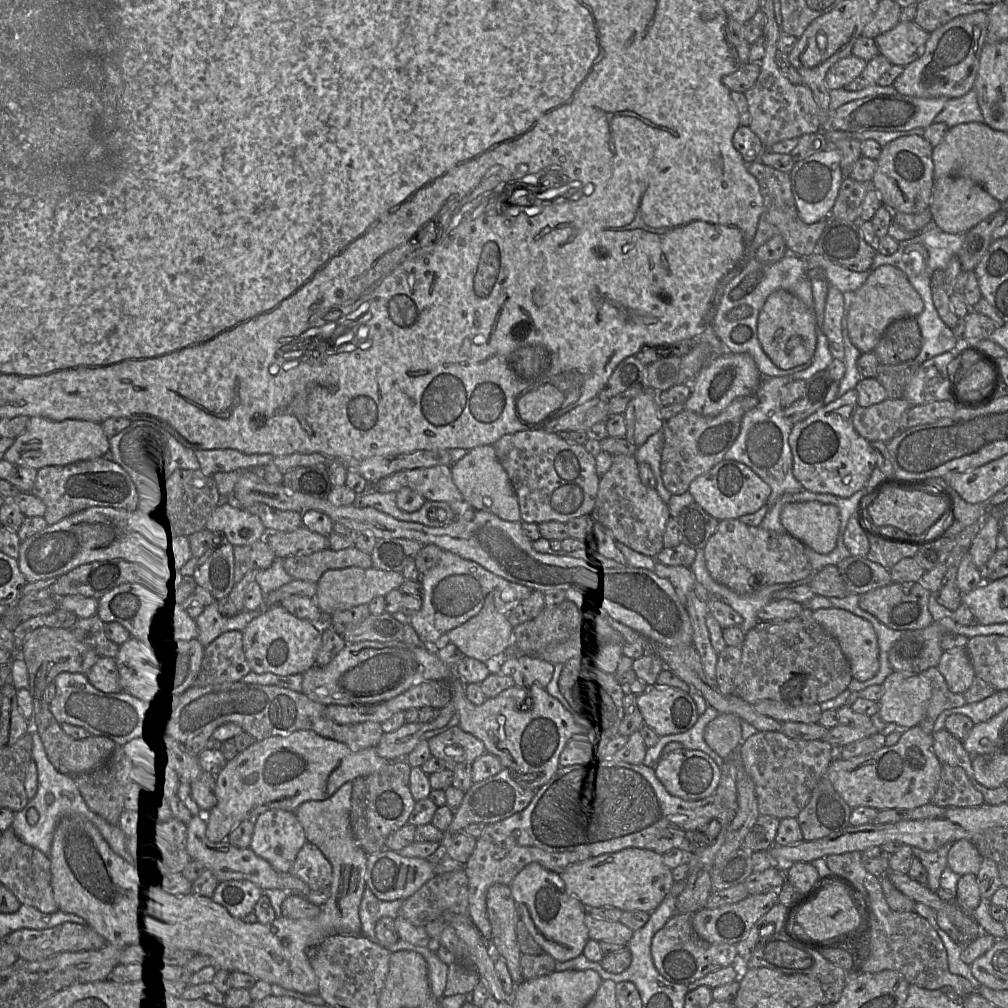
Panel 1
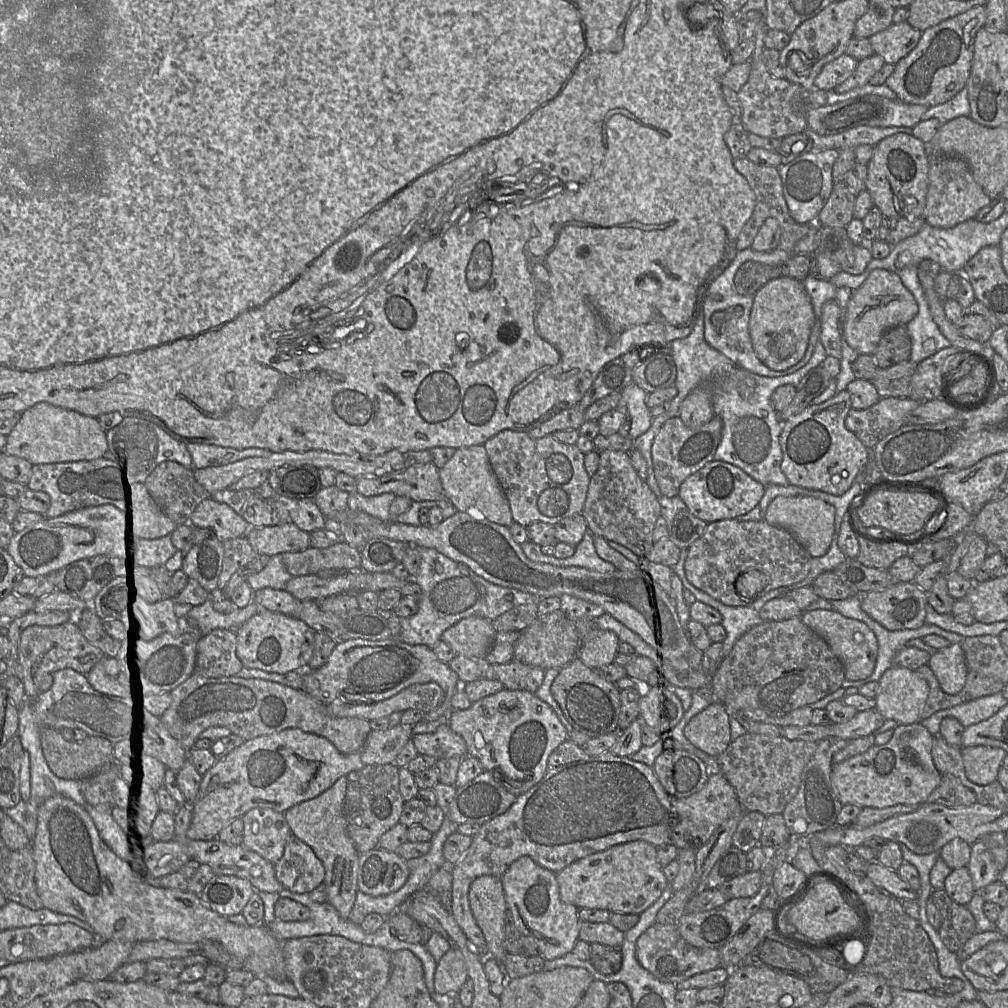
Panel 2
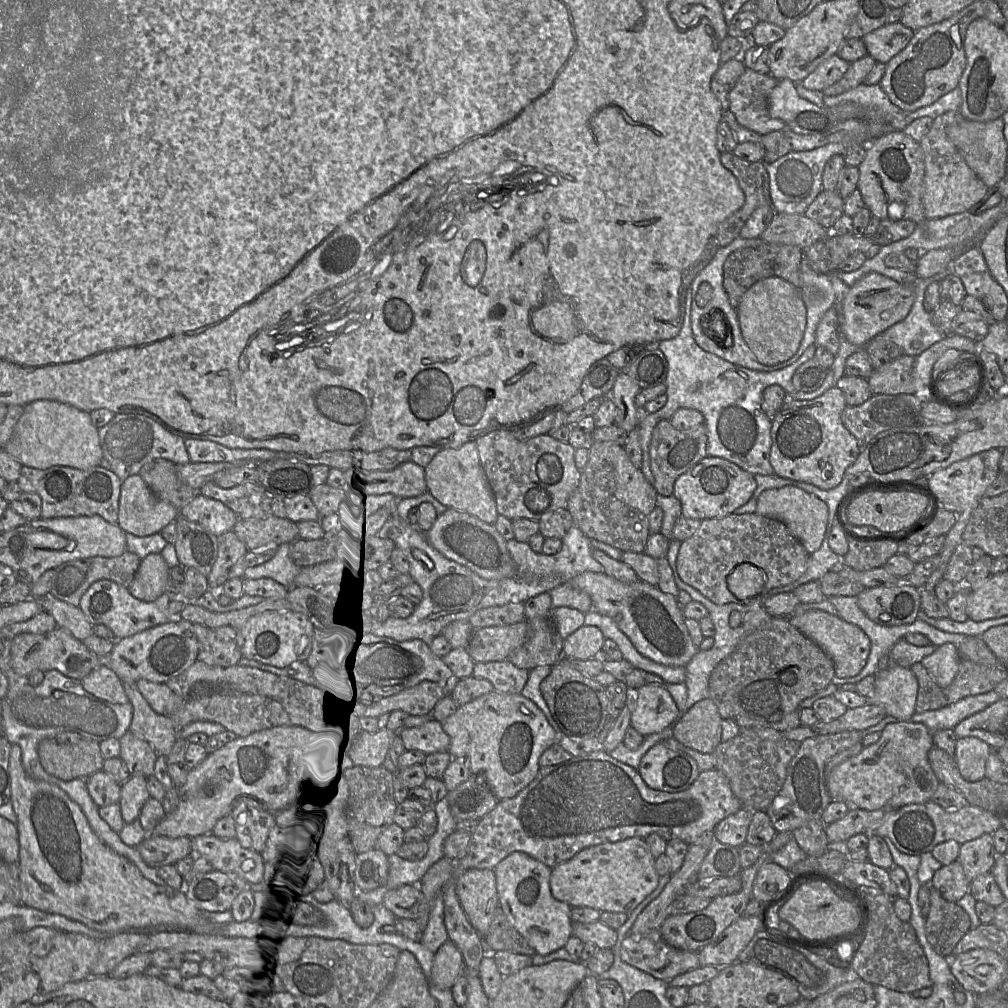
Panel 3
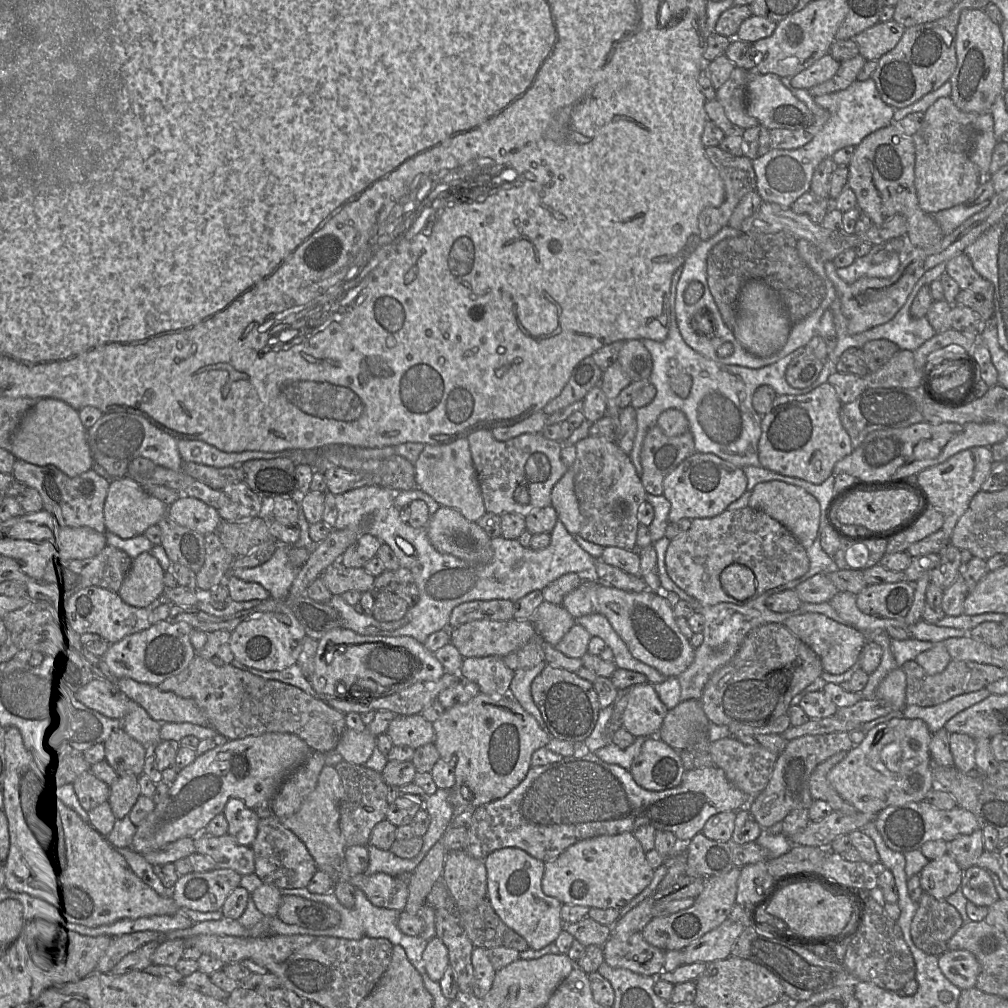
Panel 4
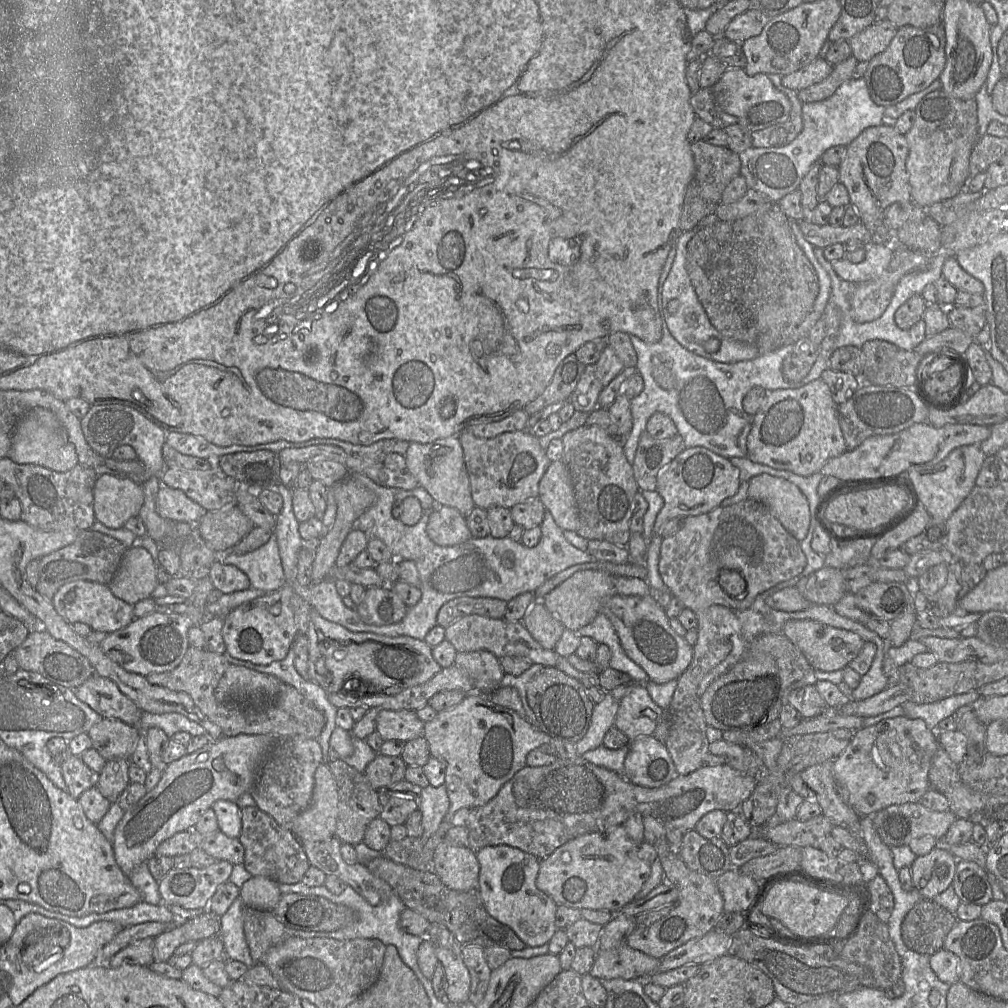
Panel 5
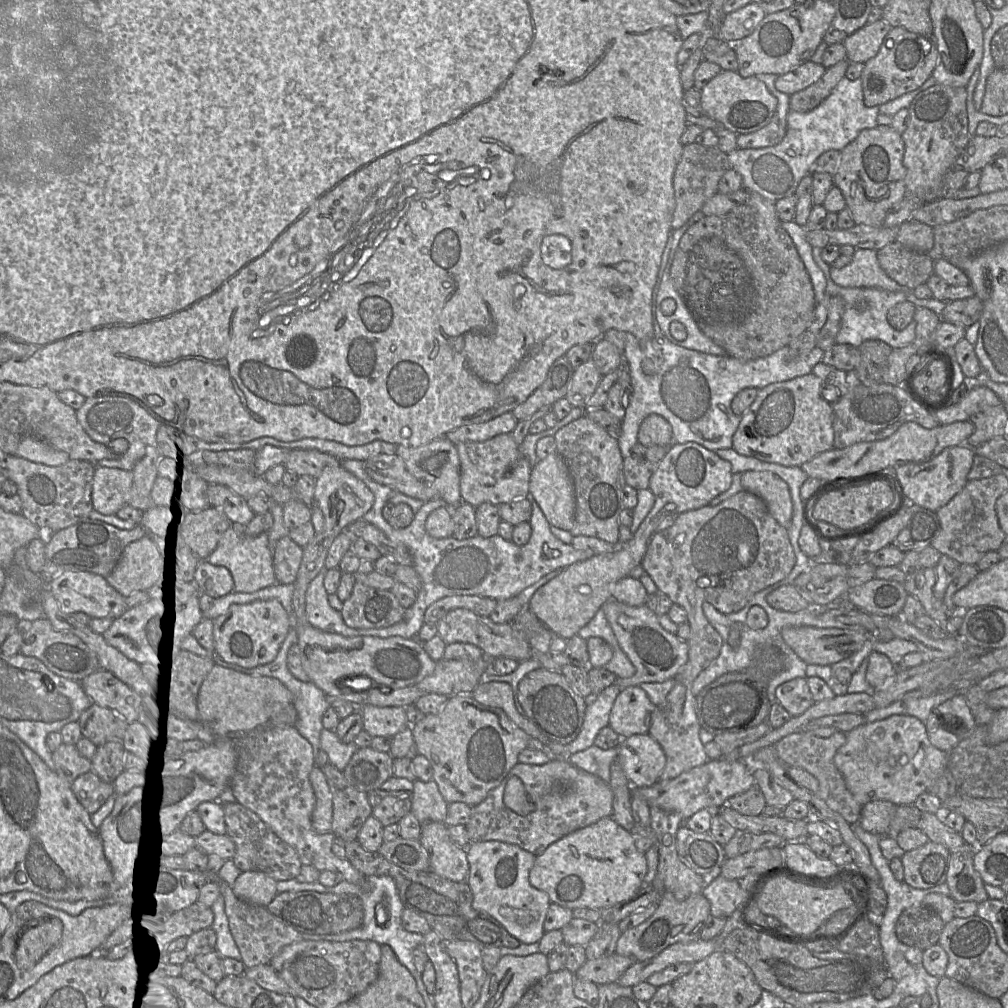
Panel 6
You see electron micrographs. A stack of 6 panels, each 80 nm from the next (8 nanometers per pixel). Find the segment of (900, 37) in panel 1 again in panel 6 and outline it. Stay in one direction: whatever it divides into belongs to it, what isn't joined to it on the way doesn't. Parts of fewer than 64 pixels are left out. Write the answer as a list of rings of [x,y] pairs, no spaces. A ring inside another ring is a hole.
[[[879,20],[867,24],[843,41],[846,49],[846,60],[851,63],[866,63],[875,57],[890,32],[891,27],[887,22]]]

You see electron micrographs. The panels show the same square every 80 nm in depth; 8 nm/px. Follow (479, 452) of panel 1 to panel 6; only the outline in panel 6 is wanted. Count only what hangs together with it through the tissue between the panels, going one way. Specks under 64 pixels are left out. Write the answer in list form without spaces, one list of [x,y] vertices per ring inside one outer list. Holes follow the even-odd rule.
[[[440,438],[419,447],[398,445],[395,454],[403,460],[407,470],[416,479],[433,491],[432,499],[441,499],[448,507],[464,502],[460,493],[459,455],[454,443],[446,438]]]

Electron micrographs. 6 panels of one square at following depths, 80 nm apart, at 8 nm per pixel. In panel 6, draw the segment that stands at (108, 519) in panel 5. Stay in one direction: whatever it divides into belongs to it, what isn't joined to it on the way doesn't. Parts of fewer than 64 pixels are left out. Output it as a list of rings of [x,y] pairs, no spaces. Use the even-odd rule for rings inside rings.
[[[97,466],[92,481],[93,510],[105,516],[116,515],[126,504],[131,483],[131,471]]]

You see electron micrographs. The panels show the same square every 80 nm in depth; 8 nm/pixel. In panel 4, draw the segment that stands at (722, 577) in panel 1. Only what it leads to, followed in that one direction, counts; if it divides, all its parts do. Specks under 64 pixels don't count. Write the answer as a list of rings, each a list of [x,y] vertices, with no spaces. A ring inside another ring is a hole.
[[[748,506],[738,510],[727,509],[714,517],[692,519],[687,531],[670,540],[665,554],[665,566],[671,580],[701,606],[713,606],[722,602],[744,606],[765,591],[803,576],[809,569],[809,559],[806,549],[779,521]],[[733,563],[747,566],[756,577],[754,594],[744,600],[737,600],[728,595],[720,583],[721,572]]]

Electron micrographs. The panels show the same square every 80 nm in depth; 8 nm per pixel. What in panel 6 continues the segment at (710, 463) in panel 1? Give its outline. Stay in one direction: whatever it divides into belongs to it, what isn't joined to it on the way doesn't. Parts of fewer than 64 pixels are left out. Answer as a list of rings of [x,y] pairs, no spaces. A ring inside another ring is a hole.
[[[636,443],[630,454],[623,459],[623,473],[626,484],[636,490],[648,489],[653,472],[669,448],[670,445],[644,446]]]

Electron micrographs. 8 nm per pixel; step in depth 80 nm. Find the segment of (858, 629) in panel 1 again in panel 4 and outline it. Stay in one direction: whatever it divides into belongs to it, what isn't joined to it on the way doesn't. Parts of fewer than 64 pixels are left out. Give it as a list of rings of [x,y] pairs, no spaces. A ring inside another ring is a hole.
[[[819,613],[793,616],[786,619],[783,624],[818,655],[824,671],[830,674],[842,674],[858,663],[866,644],[866,637],[862,632]]]

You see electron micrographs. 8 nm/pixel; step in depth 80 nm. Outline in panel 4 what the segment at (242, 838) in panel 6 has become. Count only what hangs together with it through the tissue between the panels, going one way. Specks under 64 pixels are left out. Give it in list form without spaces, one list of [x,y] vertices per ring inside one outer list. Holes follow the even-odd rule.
[[[261,814],[257,835],[251,845],[255,859],[254,874],[264,884],[279,889],[307,888],[318,867],[303,842],[285,828],[274,815]]]

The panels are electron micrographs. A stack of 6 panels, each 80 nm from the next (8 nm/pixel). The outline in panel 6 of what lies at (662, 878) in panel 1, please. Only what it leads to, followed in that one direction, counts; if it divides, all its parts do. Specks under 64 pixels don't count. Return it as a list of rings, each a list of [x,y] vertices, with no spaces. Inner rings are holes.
[[[602,818],[594,824],[562,837],[535,856],[534,865],[529,872],[529,882],[533,887],[547,893],[552,903],[570,909],[584,907],[601,910],[625,901],[643,886],[647,874],[645,855],[635,846],[634,838],[613,818]]]

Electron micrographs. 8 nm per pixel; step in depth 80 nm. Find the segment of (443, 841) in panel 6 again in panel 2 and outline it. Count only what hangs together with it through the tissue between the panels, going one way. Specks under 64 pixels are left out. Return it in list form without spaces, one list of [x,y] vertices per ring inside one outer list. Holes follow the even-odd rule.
[[[491,875],[477,877],[469,887],[468,899],[486,942],[482,958],[489,955],[502,961],[507,954],[504,947],[504,925],[508,908],[500,878]]]

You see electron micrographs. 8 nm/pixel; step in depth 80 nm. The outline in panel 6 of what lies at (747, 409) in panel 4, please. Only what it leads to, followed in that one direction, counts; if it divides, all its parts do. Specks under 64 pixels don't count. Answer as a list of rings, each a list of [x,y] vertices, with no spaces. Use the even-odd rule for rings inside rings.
[[[654,321],[655,335],[648,340],[640,340],[633,334],[626,334],[623,361],[630,375],[632,388],[626,393],[626,412],[621,421],[618,445],[623,458],[638,443],[637,436],[641,423],[650,414],[664,417],[672,426],[673,442],[684,444],[695,442],[708,450],[730,449],[733,436],[741,421],[731,409],[734,397],[746,388],[762,389],[769,384],[783,382],[812,373],[814,366],[822,362],[824,351],[815,347],[805,359],[792,359],[789,346],[784,346],[773,354],[755,360],[740,360],[728,355],[715,356],[685,349],[671,343]]]

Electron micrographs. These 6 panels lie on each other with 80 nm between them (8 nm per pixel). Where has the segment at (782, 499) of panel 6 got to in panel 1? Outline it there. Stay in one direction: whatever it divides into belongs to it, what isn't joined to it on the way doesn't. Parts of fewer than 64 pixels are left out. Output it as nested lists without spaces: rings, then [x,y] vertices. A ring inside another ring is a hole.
[[[789,503],[783,507],[780,520],[786,532],[819,554],[828,554],[836,546],[840,512],[832,504]]]

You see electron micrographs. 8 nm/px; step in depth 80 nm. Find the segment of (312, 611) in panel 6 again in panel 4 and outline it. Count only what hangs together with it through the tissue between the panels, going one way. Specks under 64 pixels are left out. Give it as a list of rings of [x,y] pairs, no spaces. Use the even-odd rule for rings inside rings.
[[[368,485],[335,495],[338,513],[334,529],[359,528],[360,533],[371,534],[382,543],[388,545],[397,556],[400,565],[412,572],[414,583],[419,591],[418,603],[409,608],[402,619],[390,622],[378,621],[372,616],[364,614],[360,605],[354,605],[353,607],[344,600],[342,595],[333,595],[327,604],[339,612],[344,621],[344,626],[356,633],[389,637],[410,636],[425,644],[432,633],[447,629],[453,609],[462,603],[494,599],[515,602],[532,591],[544,589],[550,583],[568,573],[576,573],[582,580],[596,578],[595,559],[578,545],[574,535],[569,533],[559,520],[550,532],[550,544],[542,550],[533,550],[530,547],[526,548],[517,539],[506,539],[500,536],[491,538],[492,557],[488,562],[468,562],[455,556],[441,553],[430,543],[425,526],[414,528],[401,519],[400,509],[394,504],[394,493],[396,491],[404,490],[392,490],[376,485]]]

